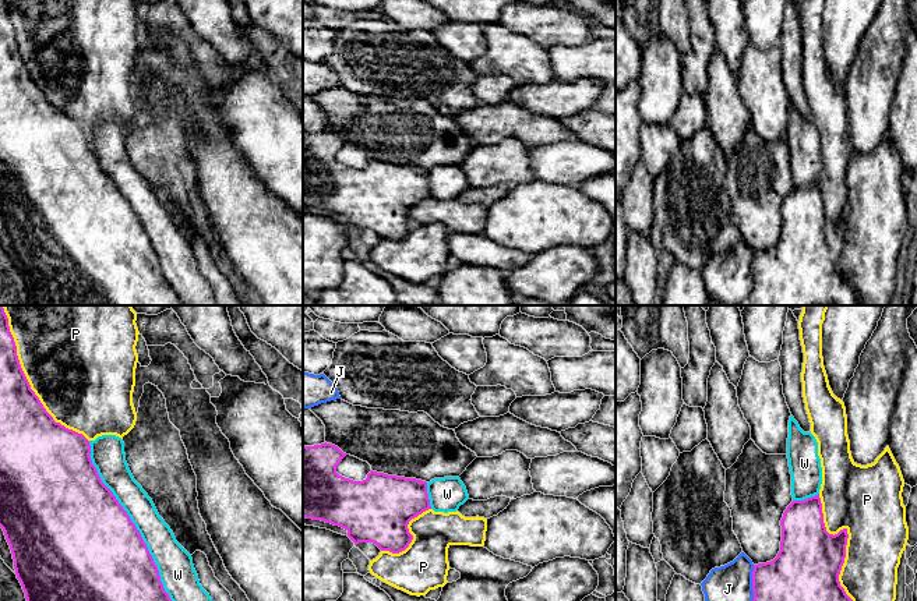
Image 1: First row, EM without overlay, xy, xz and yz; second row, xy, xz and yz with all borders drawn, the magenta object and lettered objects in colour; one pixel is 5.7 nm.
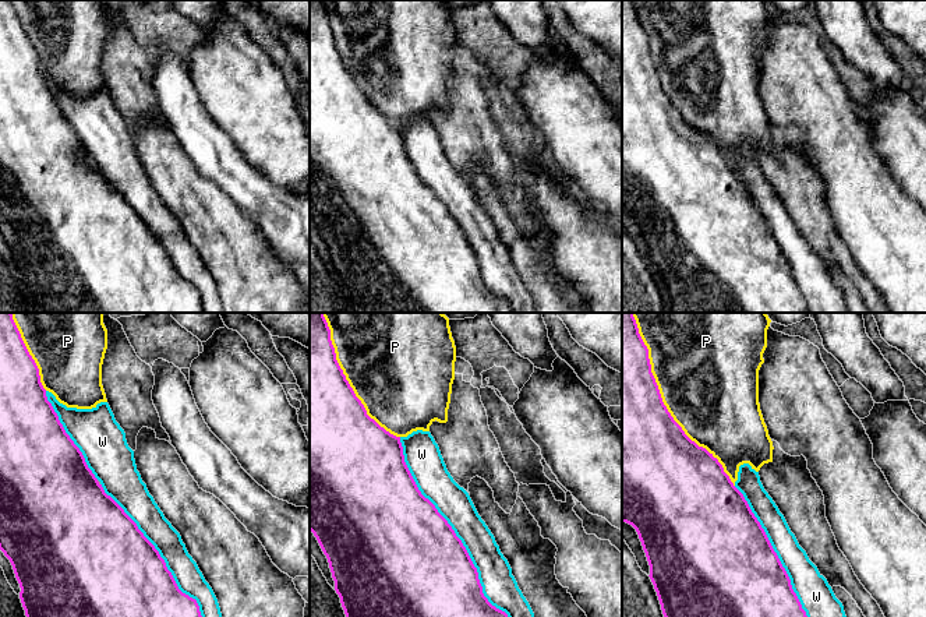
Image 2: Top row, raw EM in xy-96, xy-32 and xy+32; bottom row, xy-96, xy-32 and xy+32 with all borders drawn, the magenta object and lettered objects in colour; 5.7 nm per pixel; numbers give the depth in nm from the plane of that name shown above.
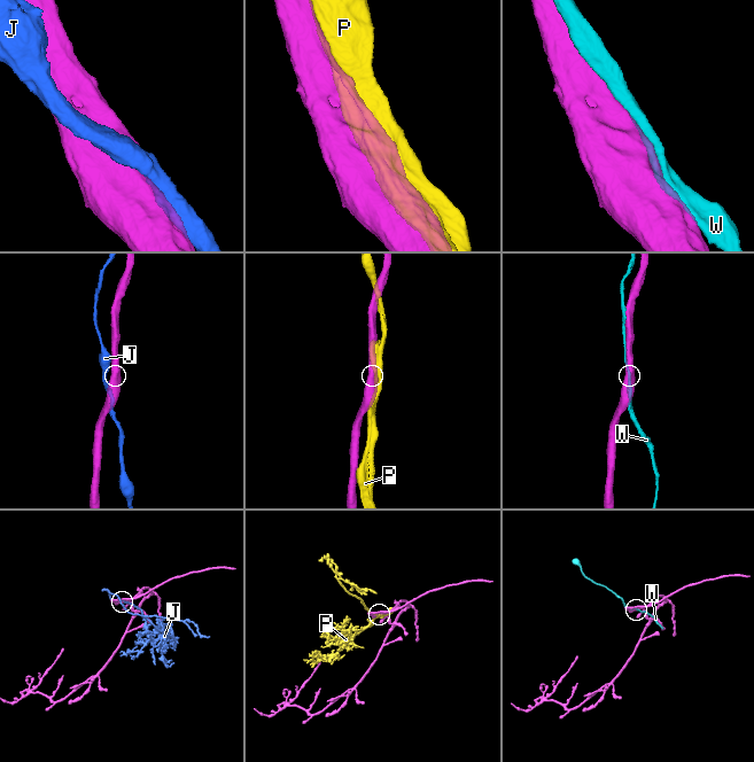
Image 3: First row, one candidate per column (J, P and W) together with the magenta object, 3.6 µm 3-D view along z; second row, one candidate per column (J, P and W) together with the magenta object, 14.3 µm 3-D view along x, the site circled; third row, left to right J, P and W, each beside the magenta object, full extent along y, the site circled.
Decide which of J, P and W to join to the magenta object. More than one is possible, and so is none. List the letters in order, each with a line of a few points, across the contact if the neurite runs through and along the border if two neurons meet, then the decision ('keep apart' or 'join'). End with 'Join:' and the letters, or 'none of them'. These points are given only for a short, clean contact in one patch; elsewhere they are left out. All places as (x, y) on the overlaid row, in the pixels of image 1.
J: keep apart
P: keep apart
W: keep apart
Join: none of them

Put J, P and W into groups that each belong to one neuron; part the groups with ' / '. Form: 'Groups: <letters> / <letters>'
Groups: J W / P

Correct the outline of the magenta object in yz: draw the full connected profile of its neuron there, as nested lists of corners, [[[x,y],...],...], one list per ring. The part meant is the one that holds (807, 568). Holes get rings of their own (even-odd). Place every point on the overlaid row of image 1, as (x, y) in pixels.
[[[819,494],[793,501],[784,510],[780,526],[777,556],[770,562],[754,565],[752,601],[853,601],[839,581],[846,558],[847,528],[835,535],[826,531]]]

